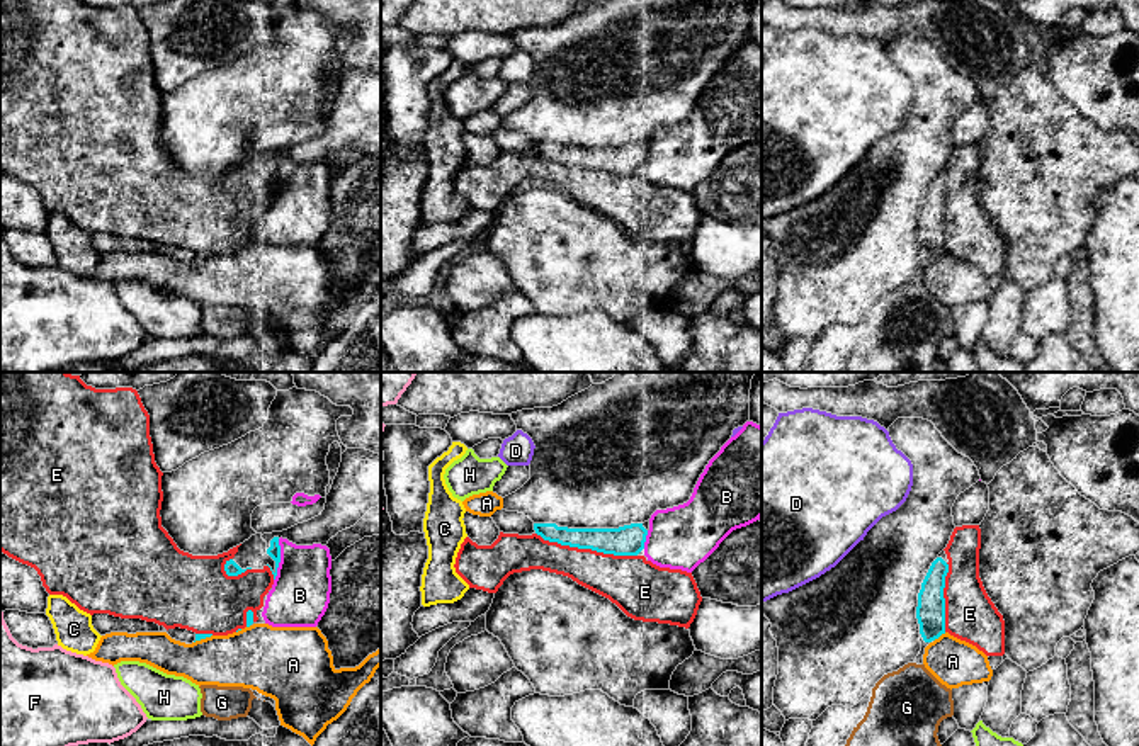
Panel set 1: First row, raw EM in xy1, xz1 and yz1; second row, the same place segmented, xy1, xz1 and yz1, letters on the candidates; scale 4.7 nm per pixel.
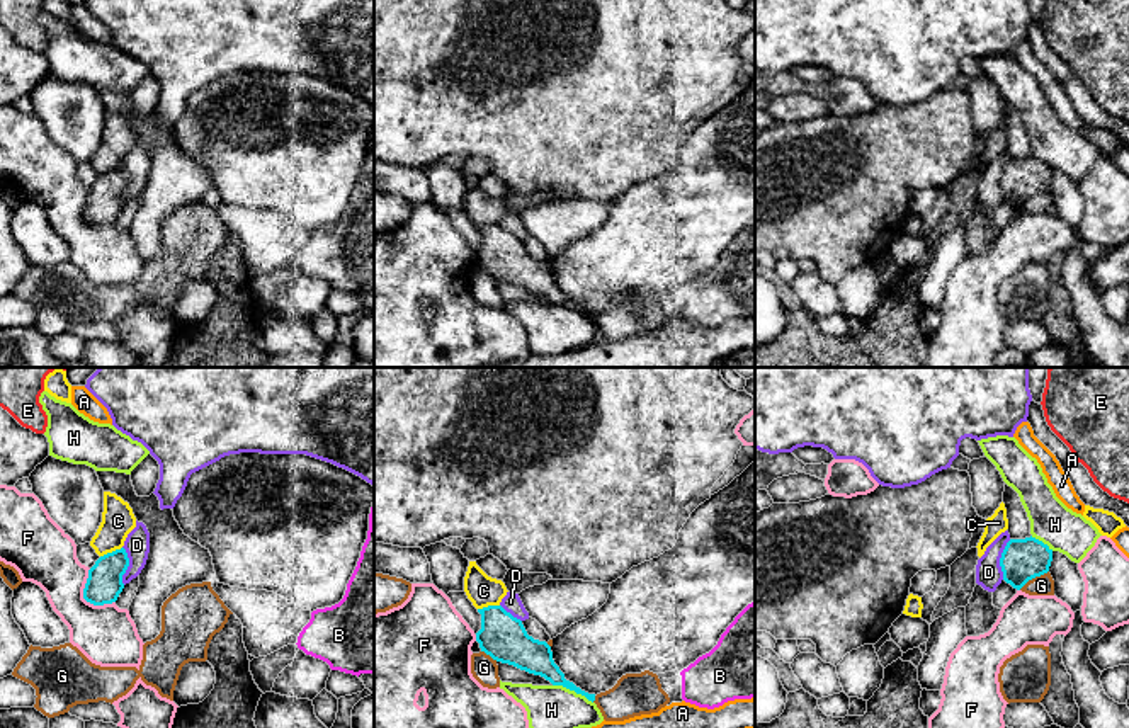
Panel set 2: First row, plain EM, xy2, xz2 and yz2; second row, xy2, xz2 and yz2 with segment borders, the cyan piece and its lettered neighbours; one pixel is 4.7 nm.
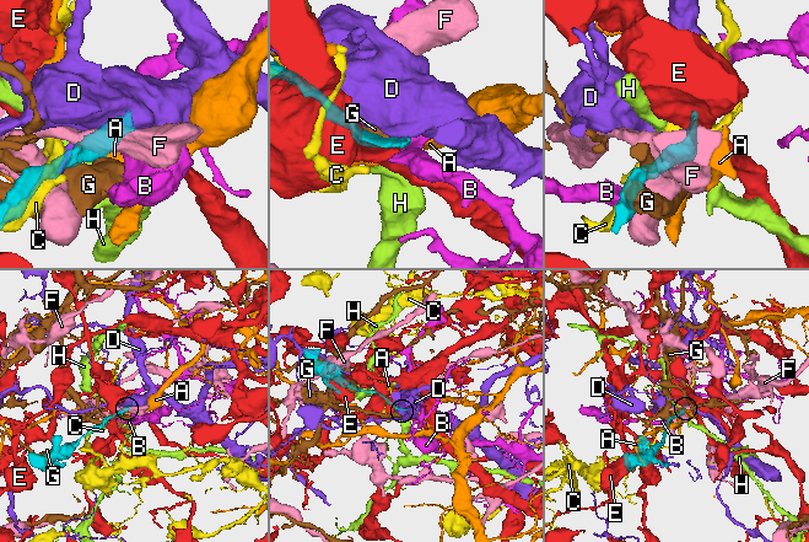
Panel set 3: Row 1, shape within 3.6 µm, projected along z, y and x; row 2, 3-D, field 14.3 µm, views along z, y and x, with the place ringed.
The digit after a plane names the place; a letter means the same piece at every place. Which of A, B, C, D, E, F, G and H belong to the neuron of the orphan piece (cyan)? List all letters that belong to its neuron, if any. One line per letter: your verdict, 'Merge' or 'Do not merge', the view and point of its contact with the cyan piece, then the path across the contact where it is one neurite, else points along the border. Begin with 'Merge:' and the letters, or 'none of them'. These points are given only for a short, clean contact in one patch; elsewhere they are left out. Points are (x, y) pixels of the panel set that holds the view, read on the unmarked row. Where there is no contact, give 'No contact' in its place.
Merge: none of them
A: Do not merge. Touches cyan at yz1 (939, 255)
B: Do not merge. Touches cyan at xy1 (279, 179)
C: Do not merge. Touches cyan at xy2 (113, 170)
D: Do not merge. Touches cyan at yz2 (1000, 179). Boundary: yz2 (1010, 159), (1000, 177), (1002, 198)
E: Do not merge. Touches cyan at xz1 (587, 167)
F: Do not merge. Touches cyan at xy2 (85, 218)
G: Do not merge. Touches cyan at yz2 (1032, 196)
H: Do not merge. Touches cyan at xz2 (573, 308)

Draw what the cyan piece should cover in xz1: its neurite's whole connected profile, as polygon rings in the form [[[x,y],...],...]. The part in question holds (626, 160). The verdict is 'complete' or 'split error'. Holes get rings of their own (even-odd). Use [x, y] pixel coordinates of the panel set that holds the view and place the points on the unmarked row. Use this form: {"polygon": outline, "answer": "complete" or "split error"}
{"polygon": [[[534,143],[534,150],[549,161],[614,175],[638,175],[644,168],[648,155],[643,143],[619,148],[568,148],[556,143]]], "answer": "complete"}

